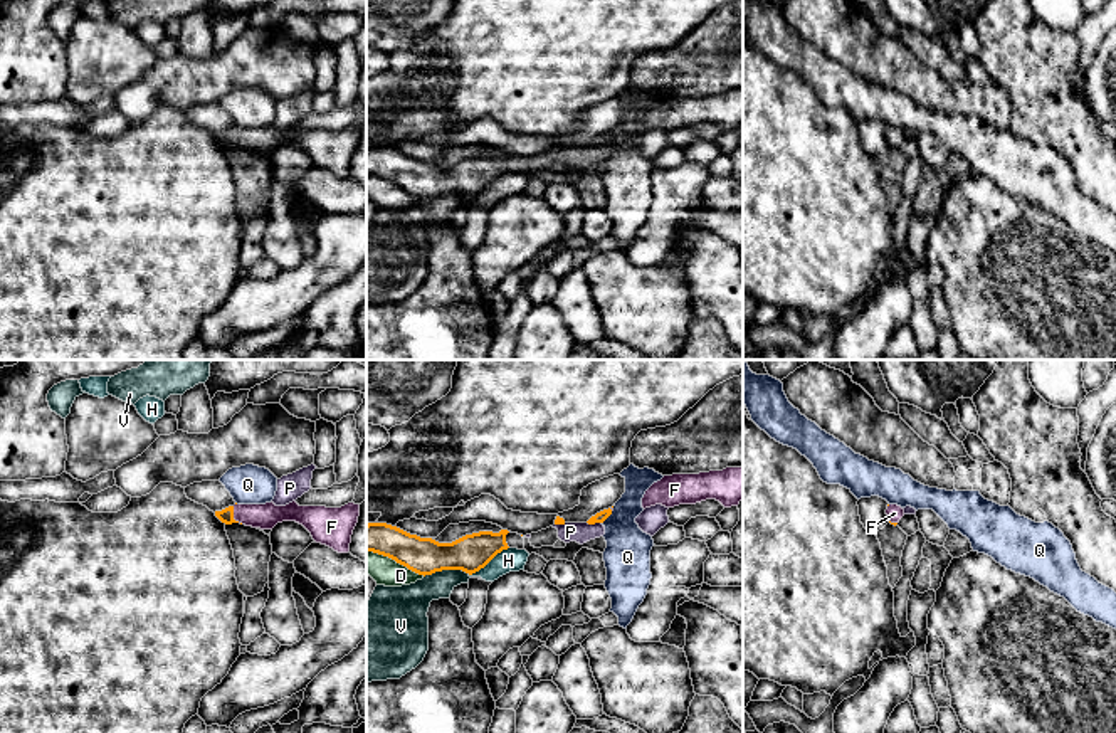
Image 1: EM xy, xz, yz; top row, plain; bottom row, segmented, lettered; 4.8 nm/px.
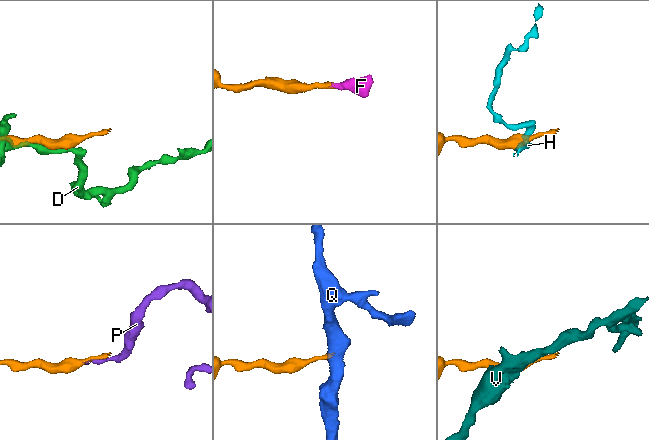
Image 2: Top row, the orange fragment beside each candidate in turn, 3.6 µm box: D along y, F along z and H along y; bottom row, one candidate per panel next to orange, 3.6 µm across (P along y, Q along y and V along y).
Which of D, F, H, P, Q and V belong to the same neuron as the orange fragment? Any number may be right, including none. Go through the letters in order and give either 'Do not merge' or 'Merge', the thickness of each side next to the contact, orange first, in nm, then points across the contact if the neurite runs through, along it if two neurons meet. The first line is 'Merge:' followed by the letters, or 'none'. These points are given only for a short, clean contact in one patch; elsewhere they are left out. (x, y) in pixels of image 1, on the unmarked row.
Merge: F
D: Do not merge. Thickness 180 nm (orange) against 140 nm
F: Merge. Thickness 70 nm (orange) against 120 nm. Path across: xy (226, 138), (232, 138), (266, 140)
H: Do not merge. Thickness 180 nm (orange) against 110 nm. Boundary: xz (508, 170), (471, 199)
P: Do not merge. Thickness 50 nm (orange) against 100 nm
Q: Do not merge. Thickness 50 nm (orange) against 220 nm
V: Do not merge. Thickness 180 nm (orange) against 190 nm. Boundary: xz (469, 197), (436, 194), (424, 200)

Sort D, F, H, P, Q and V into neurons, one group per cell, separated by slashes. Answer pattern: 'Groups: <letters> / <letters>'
Groups: D / F / H / P / Q / V

